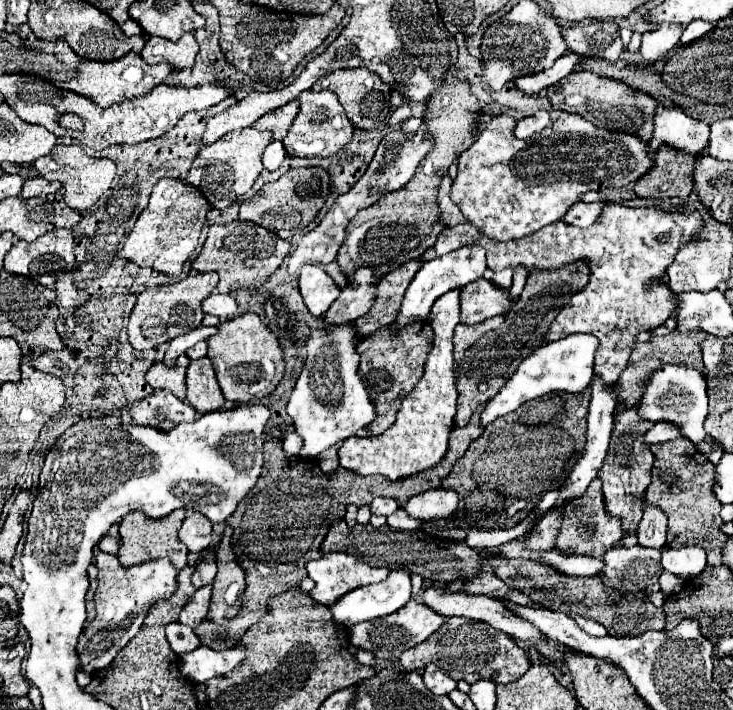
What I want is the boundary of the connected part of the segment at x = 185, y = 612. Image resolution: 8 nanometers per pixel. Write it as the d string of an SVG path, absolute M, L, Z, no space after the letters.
M203 586L197 588L195 594L191 596L191 600L181 608L179 612L179 620L191 628L195 628L207 614L209 610L209 598L211 598L211 586Z

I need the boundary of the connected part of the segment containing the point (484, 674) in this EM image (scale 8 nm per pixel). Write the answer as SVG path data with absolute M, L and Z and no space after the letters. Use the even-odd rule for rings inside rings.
M447 618L445 624L433 636L405 650L399 662L407 670L421 670L425 668L425 664L433 662L435 666L439 666L441 672L445 672L453 680L465 680L467 684L473 684L479 678L487 678L495 684L509 684L521 678L529 668L527 654L515 644L511 636L489 628L489 624L485 622L473 622L469 618Z

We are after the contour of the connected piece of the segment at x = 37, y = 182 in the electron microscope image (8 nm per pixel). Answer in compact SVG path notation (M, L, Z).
M35 176L35 178L25 180L21 196L23 196L23 198L47 196L47 194L51 194L51 192L61 192L61 190L63 190L63 186L61 186L59 182L49 182L49 180L43 178L43 176Z

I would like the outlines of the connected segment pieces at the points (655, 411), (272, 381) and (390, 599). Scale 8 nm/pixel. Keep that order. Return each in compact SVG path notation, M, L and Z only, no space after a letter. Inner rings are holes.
M663 366L661 370L657 370L647 386L645 386L645 394L641 398L641 408L639 408L641 418L649 420L649 422L673 422L677 426L681 426L683 436L687 440L691 440L693 444L697 444L697 440L705 438L705 430L703 430L703 422L707 416L707 386L705 386L705 378L701 372L687 368L687 366Z
M241 314L233 320L221 322L219 332L207 340L209 352L207 358L213 362L217 372L217 382L223 390L225 400L249 404L265 394L269 394L283 376L283 352L277 338L261 322L257 314ZM269 358L269 382L265 376L265 360Z
M393 570L387 580L379 582L379 584L369 584L369 586L359 586L347 594L343 594L339 600L335 600L329 610L333 614L333 622L345 624L347 628L353 628L359 622L365 620L373 620L373 618L381 618L387 616L391 612L397 612L401 606L405 606L411 598L411 578L405 570Z

